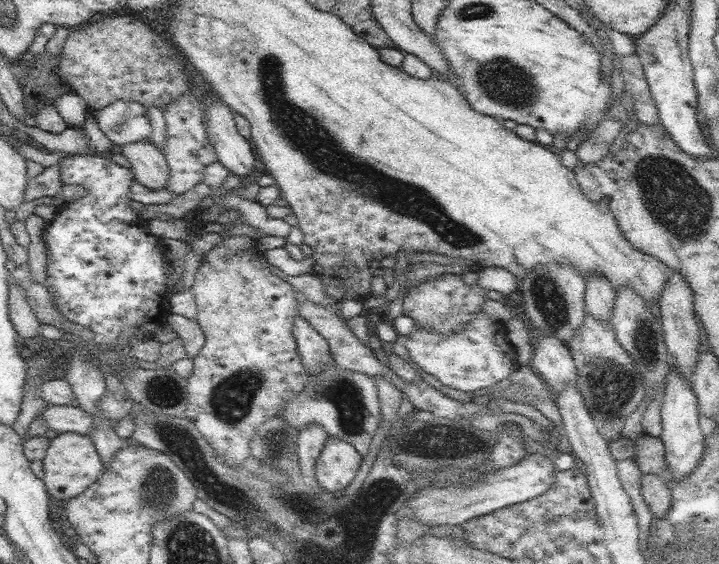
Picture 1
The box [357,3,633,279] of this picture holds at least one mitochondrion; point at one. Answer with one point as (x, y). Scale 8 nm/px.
(501, 80)

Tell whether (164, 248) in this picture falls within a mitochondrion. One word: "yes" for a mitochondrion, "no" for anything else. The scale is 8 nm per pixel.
no

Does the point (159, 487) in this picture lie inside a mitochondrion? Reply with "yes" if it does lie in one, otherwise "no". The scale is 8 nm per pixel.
yes

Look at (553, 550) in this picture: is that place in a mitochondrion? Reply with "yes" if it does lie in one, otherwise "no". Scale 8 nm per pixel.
yes

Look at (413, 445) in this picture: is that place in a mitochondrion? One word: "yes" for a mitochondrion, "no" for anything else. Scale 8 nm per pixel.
no

